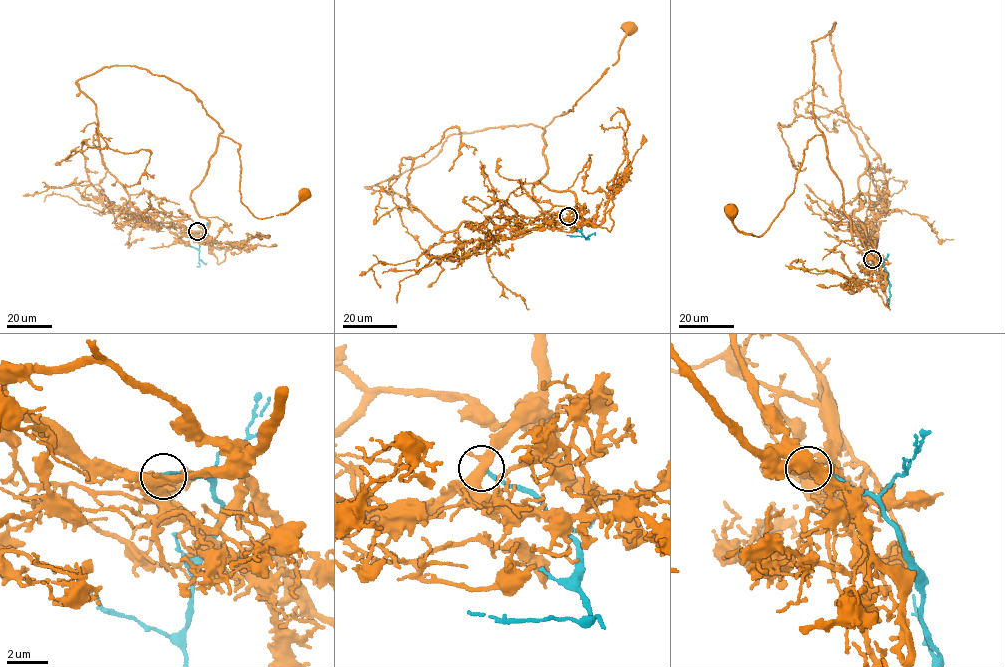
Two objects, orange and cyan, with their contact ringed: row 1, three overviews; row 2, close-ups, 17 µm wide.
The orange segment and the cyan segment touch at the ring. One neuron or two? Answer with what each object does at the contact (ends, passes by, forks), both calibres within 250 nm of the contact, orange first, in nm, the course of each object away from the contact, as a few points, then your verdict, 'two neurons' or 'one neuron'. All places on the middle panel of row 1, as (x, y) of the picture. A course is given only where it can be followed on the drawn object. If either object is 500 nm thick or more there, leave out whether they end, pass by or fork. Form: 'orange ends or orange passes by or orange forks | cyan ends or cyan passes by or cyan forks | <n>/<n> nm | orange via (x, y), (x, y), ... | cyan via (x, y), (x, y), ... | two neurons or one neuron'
orange passes by | cyan ends | 420/200 nm | orange via (568, 216), (574, 194), (538, 181), (547, 172), (543, 128), (573, 111), (614, 65), (631, 28) | cyan via (568, 216), (581, 226), (583, 236), (589, 238), (586, 240) | two neurons

